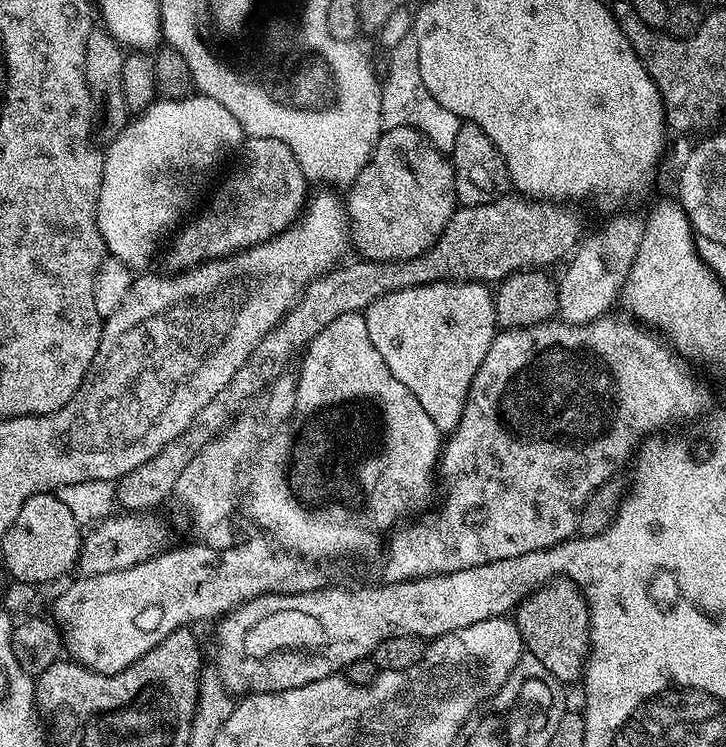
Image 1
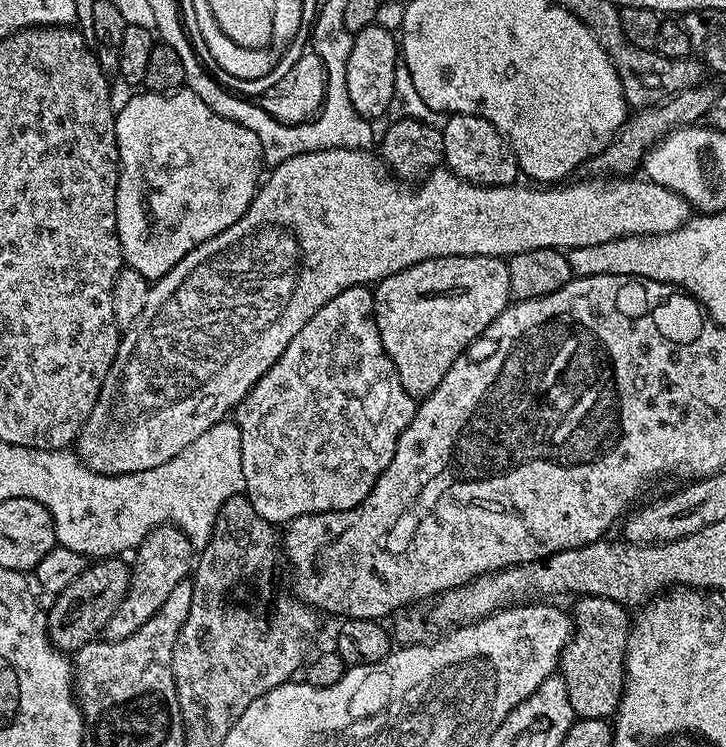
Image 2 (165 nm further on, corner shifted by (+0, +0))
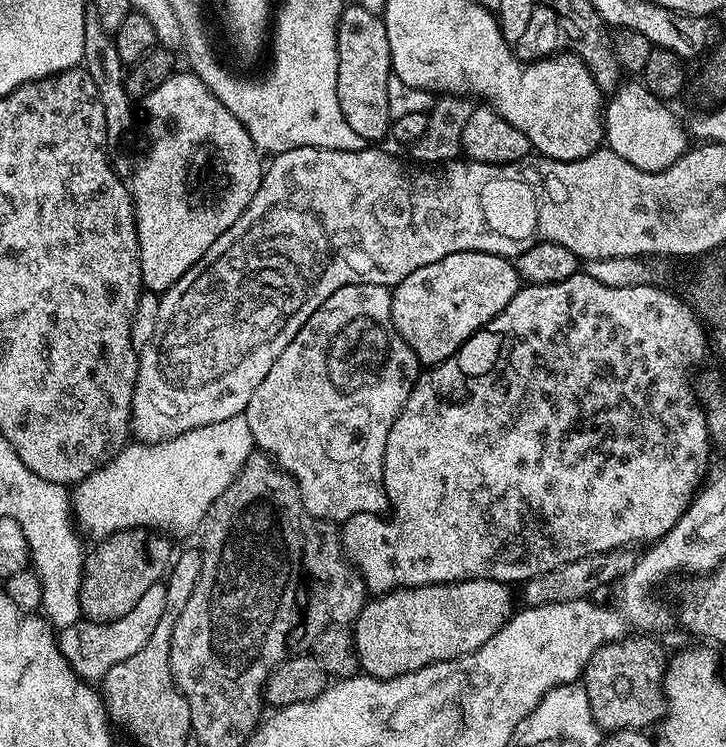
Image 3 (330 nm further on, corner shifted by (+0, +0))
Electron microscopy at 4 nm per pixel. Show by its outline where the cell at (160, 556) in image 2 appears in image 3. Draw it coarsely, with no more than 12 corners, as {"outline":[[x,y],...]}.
{"outline":[[150,586],[130,614],[81,619],[58,636],[81,680],[103,681],[138,654],[166,614],[166,587]]}

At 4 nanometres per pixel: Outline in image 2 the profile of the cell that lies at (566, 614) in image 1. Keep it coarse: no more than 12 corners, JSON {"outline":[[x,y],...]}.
{"outline":[[605,596],[570,608],[560,655],[573,714],[615,717],[630,612]]}

